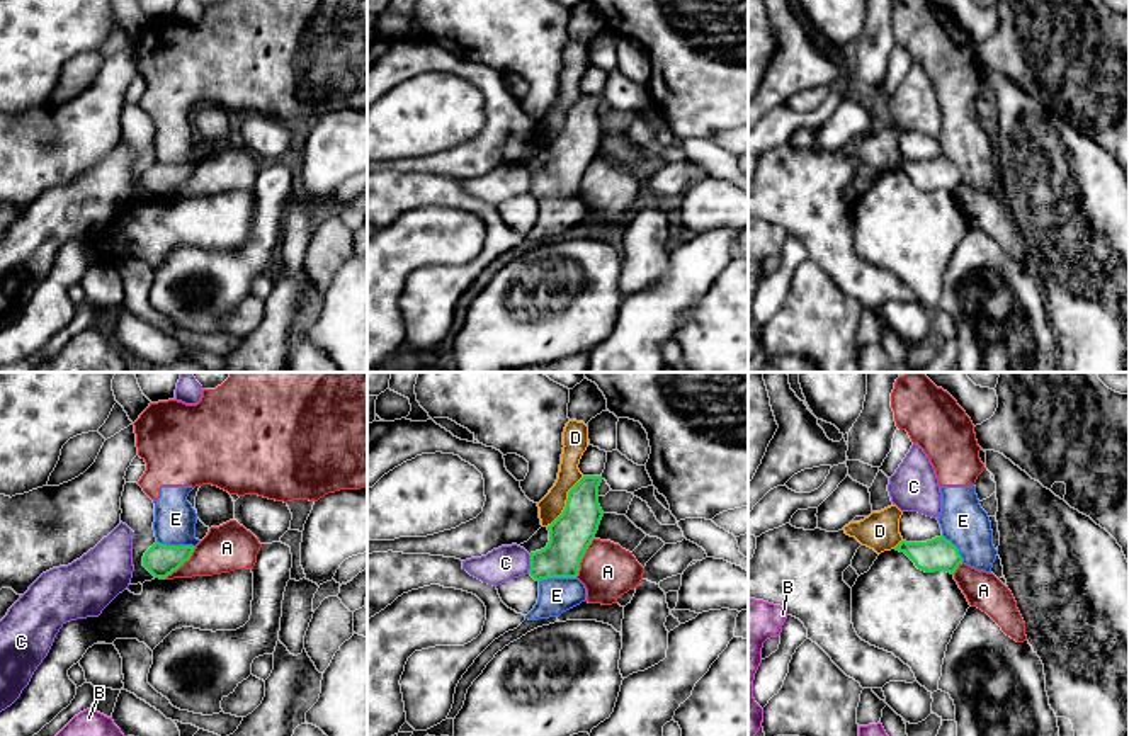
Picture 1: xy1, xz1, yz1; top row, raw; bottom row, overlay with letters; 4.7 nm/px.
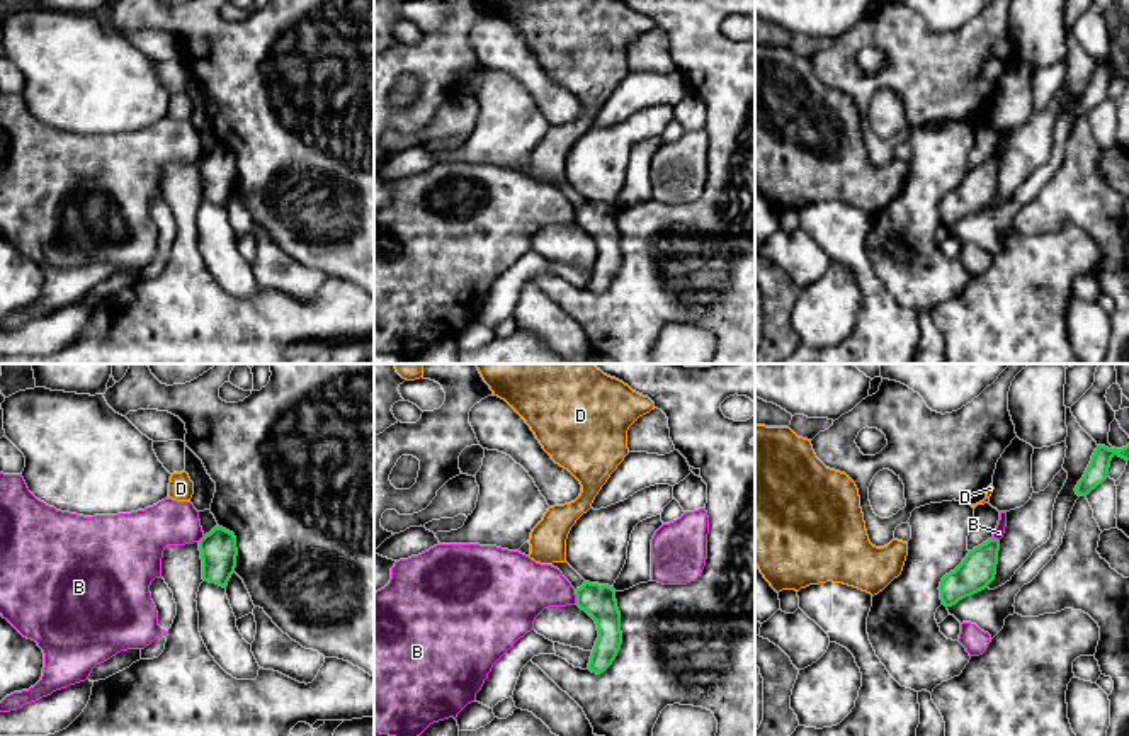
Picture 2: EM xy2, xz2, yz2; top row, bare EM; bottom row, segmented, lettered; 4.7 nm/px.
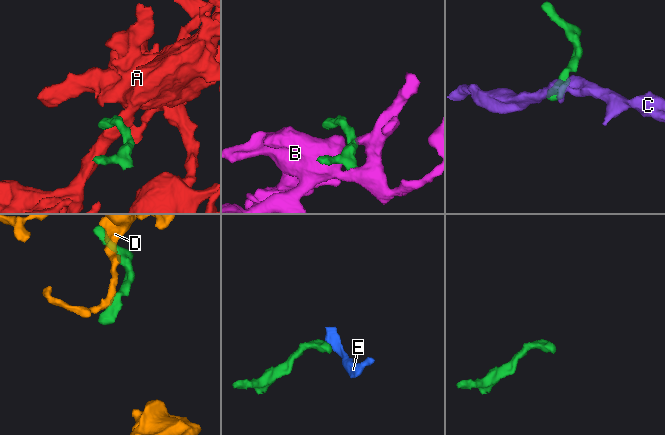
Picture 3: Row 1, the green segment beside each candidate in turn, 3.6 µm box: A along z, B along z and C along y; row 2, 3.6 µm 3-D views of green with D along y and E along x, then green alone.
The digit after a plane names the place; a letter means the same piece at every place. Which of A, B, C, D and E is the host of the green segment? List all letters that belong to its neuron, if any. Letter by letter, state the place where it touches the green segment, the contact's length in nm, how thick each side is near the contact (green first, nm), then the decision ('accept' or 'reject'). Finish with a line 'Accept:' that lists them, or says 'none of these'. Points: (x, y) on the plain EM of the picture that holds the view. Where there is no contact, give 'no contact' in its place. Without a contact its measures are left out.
A: xz1 (582, 177) | 220 nm | 200/260 nm | reject
B: xz2 (577, 216) | 70 nm | 160/260 nm | accept
C: xz1 (531, 184) | 100 nm | 200/160 nm | reject
D: xz1 (567, 121) | 300 nm | 200/110 nm | reject
E: xy1 (175, 165) | 190 nm | 160/200 nm | reject
Accept: B

